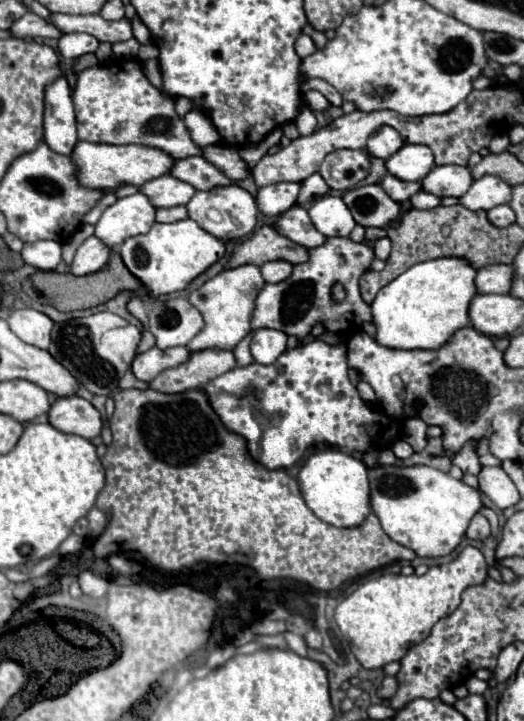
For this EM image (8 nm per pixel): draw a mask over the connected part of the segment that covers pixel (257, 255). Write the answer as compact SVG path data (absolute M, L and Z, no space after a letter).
M270 224L270 226L258 228L252 234L252 238L238 244L228 266L232 268L246 262L262 266L264 262L270 262L270 260L288 260L292 264L302 264L308 260L308 248L294 244Z

